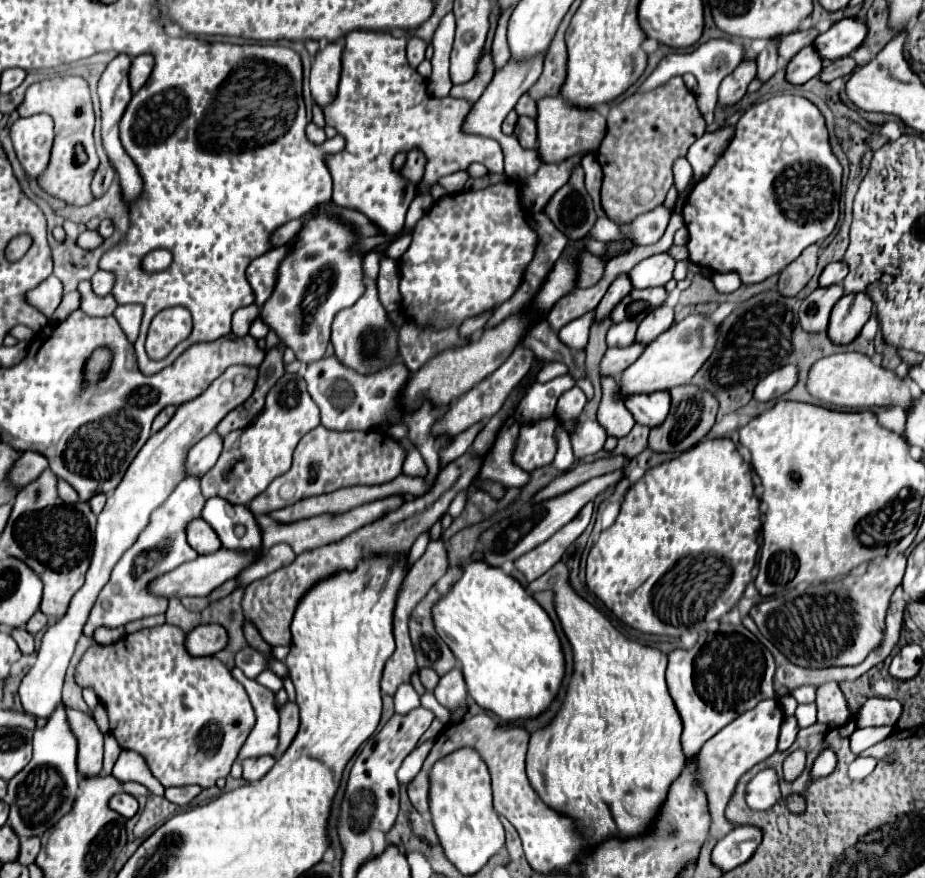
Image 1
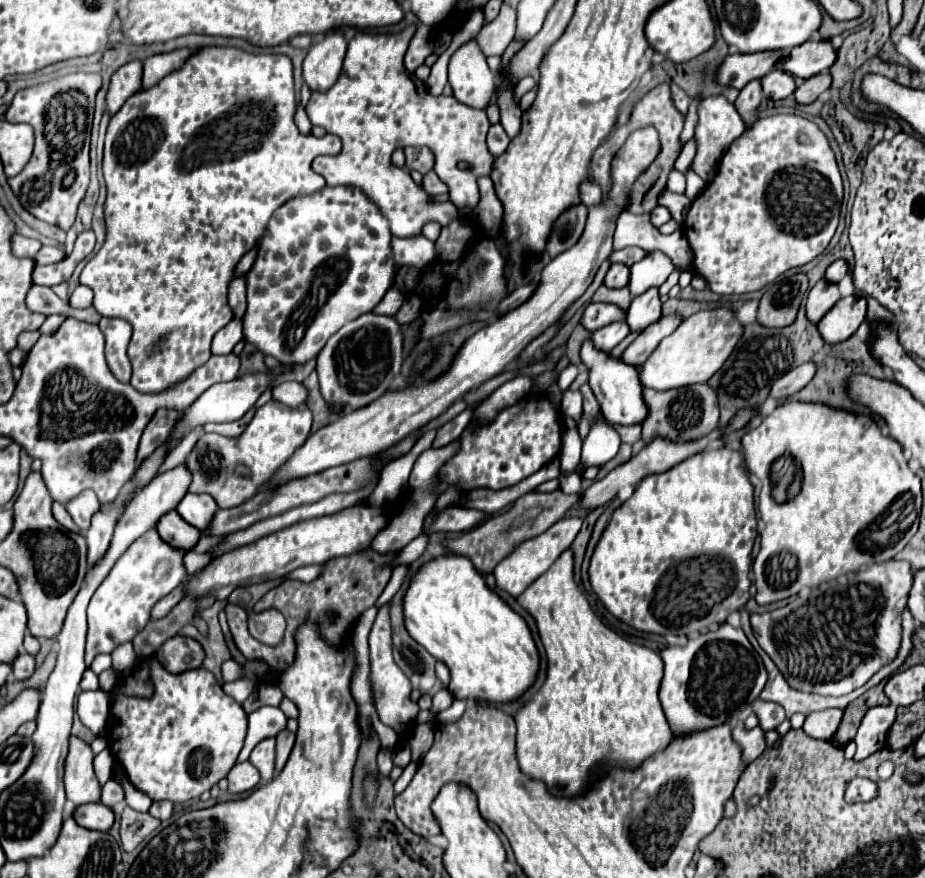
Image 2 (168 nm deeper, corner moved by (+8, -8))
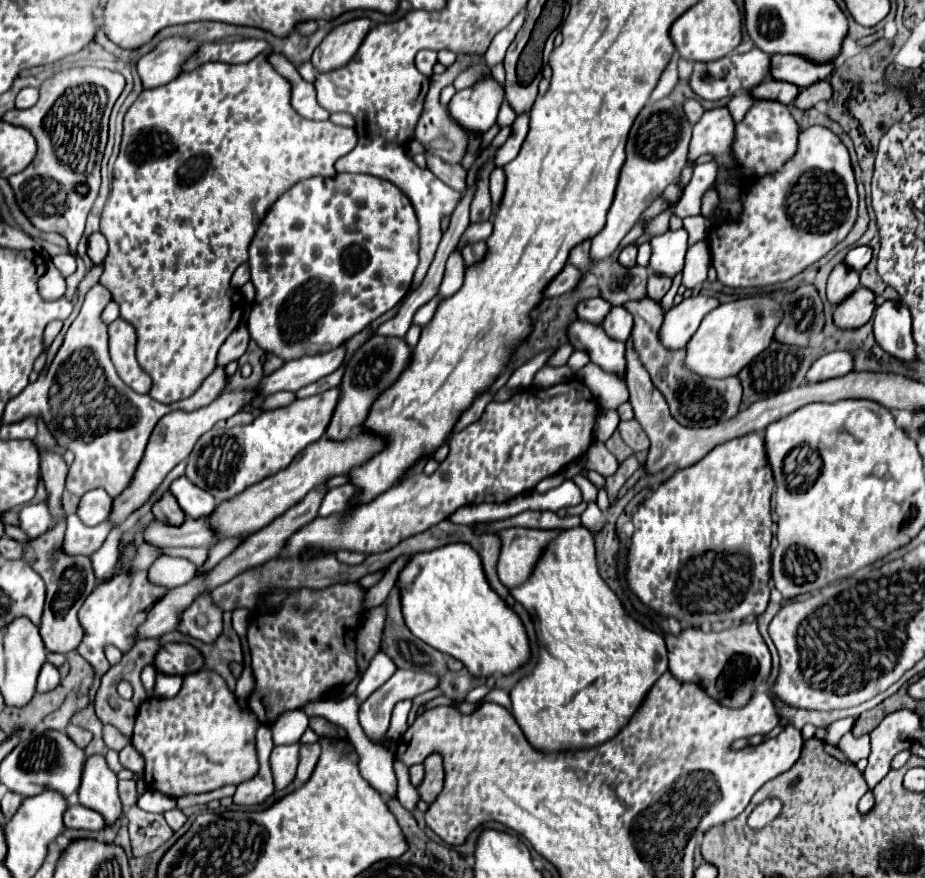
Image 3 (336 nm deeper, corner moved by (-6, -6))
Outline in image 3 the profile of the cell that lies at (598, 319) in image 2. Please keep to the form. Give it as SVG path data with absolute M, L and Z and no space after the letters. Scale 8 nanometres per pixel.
M594 297L594 299L584 299L576 305L576 315L584 321L590 321L590 323L596 323L600 325L600 321L604 319L604 313L608 313L610 305L608 301L604 301L602 297Z

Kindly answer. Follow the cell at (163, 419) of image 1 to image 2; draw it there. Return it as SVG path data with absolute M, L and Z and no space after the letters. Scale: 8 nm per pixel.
M162 409L162 411L154 413L154 419L146 425L146 431L142 433L140 447L138 447L138 461L146 459L146 455L150 455L150 451L154 451L154 447L158 447L160 443L166 441L166 437L170 435L178 417L180 417L180 413L174 409Z

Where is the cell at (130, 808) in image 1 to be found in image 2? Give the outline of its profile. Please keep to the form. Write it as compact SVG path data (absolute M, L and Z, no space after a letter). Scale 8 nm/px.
M86 803L74 809L74 817L78 825L86 829L96 829L96 831L108 831L114 825L114 811L106 807L104 803Z

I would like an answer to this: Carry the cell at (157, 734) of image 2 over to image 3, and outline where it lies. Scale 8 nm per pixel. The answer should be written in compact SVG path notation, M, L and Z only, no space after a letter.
M208 669L190 673L184 677L180 693L172 701L144 701L138 709L132 745L144 757L144 783L150 791L160 791L168 797L182 797L190 793L208 793L224 785L240 785L258 773L256 757L256 717L252 711L240 709L236 697L228 691L226 681Z

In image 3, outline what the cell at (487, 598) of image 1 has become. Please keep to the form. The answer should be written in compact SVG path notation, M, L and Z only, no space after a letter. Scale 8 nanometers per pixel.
M450 543L410 557L398 573L406 627L430 647L462 661L476 677L512 673L530 657L518 615L488 585L478 553L466 543Z

